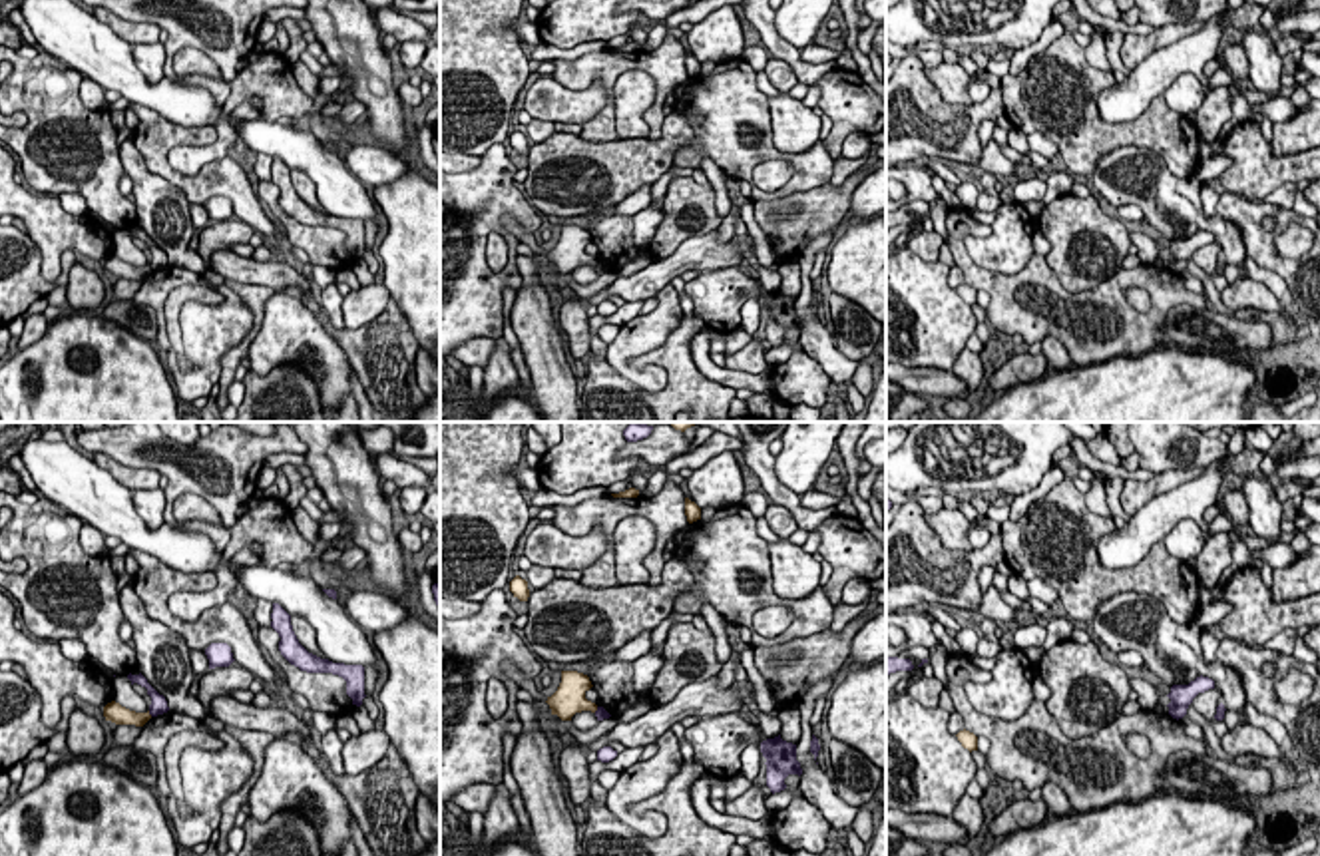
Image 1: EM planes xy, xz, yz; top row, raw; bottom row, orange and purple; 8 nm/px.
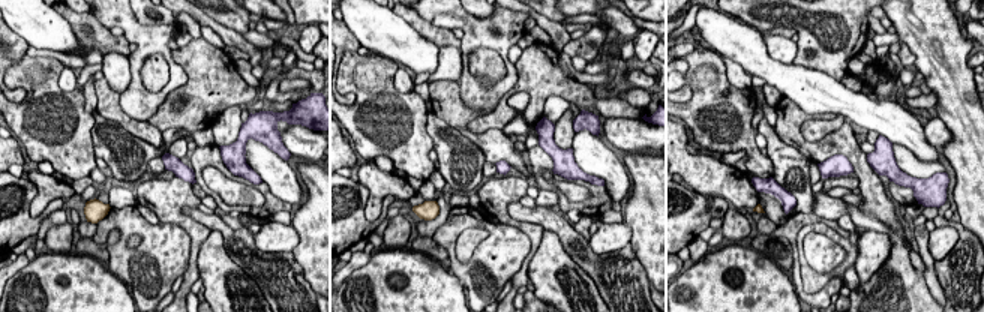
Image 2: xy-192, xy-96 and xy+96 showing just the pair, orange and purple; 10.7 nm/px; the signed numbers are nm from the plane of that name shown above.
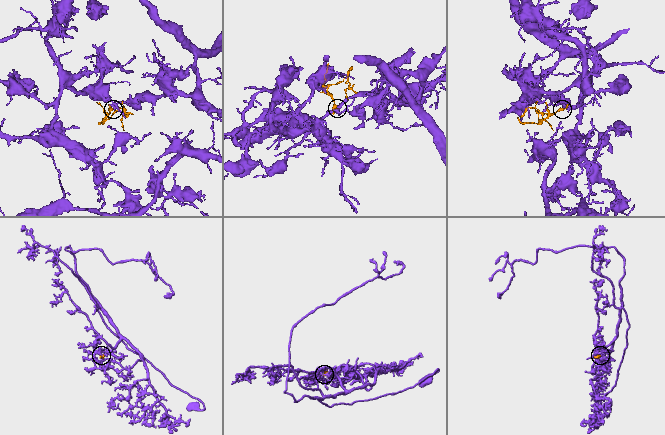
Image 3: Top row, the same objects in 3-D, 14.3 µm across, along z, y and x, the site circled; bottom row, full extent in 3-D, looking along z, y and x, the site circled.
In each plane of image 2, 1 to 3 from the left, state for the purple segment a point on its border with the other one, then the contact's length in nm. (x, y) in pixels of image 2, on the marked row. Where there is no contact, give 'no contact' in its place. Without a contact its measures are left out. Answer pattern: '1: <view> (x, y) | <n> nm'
1: no contact
2: no contact
3: no contact

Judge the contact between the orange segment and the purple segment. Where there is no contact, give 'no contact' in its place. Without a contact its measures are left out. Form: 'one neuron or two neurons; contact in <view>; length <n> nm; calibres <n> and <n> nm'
two neurons; contact in xy; length 60 nm; calibres 160 and 130 nm

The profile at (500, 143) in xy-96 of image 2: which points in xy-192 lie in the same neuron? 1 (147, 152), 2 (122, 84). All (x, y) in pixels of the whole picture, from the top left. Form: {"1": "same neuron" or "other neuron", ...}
{"1": "other neuron", "2": "other neuron"}

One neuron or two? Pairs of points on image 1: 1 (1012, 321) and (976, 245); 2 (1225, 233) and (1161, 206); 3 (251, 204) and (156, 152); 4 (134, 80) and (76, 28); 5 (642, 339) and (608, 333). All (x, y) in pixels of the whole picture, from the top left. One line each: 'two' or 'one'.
1: two
2: one
3: one
4: one
5: two

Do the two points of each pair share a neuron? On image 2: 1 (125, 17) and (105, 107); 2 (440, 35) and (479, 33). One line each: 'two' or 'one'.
1: two
2: two

